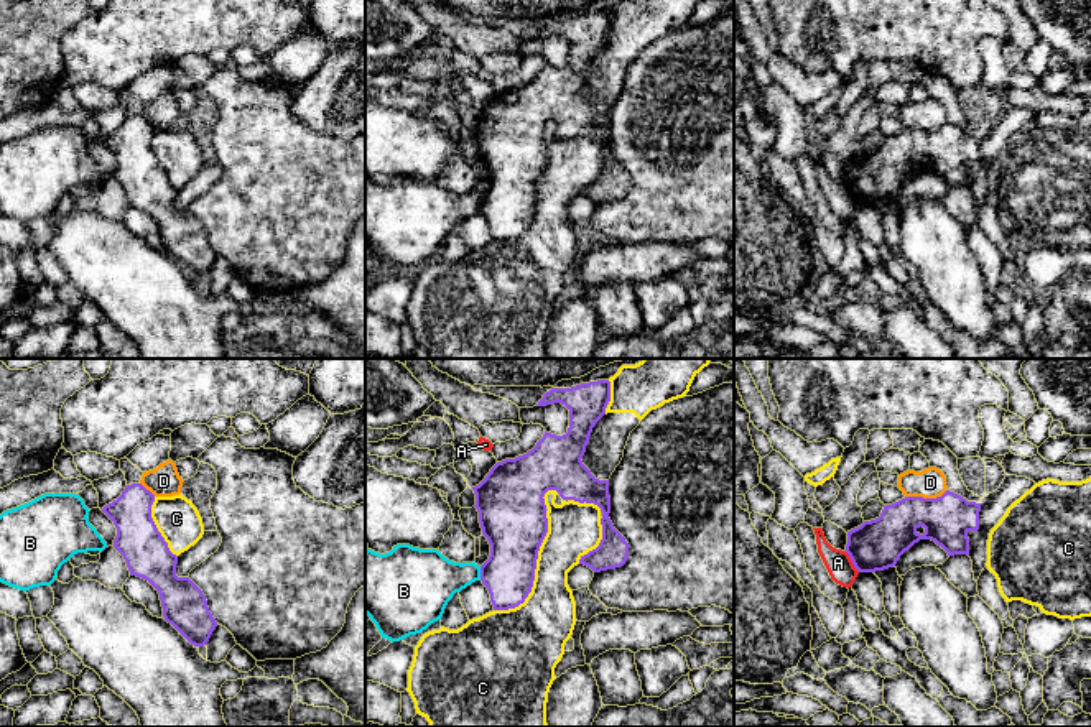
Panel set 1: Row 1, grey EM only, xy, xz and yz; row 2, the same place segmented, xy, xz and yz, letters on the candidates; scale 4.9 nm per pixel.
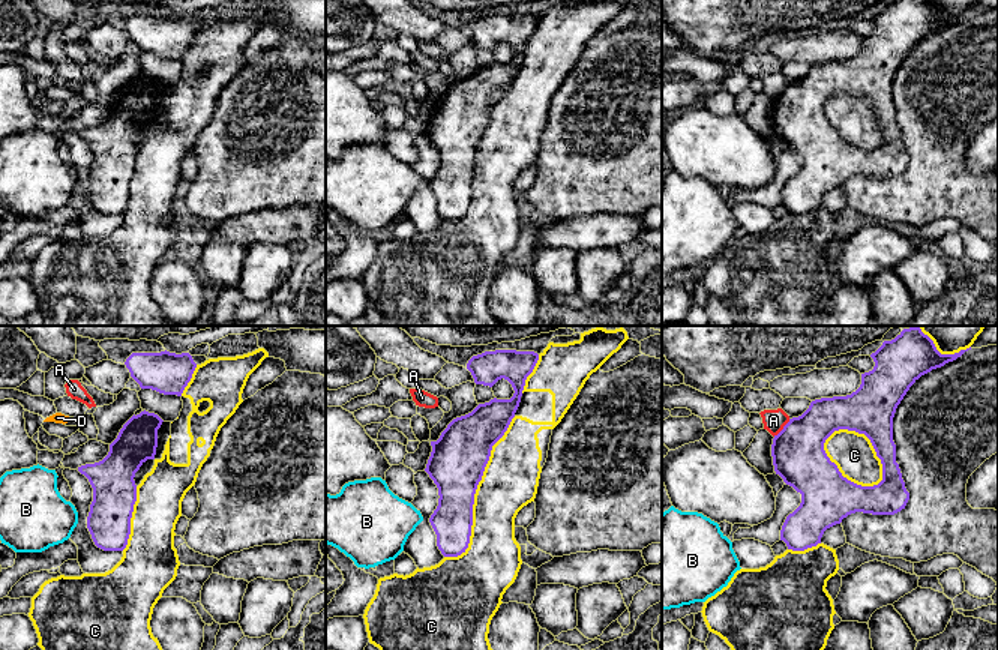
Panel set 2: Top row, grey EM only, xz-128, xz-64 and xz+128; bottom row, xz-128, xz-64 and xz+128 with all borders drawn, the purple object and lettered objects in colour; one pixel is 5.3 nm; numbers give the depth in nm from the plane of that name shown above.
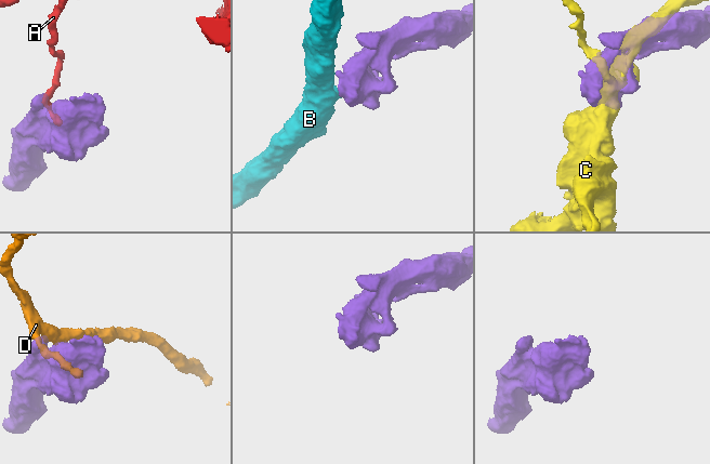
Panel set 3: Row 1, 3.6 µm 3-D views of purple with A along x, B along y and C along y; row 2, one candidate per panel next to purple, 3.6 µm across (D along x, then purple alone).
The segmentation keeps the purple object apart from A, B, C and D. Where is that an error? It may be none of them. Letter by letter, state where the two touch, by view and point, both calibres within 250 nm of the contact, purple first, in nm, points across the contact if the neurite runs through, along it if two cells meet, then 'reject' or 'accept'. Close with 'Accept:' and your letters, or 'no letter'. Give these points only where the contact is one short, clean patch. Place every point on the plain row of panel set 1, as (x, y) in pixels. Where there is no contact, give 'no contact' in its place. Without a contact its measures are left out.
A: contact yz (851, 191); calibres 240 and 130 nm; border yz (844, 183), (859, 203); reject
B: contact xz (481, 204); calibres 260 and 260 nm; border xz (479, 198), (481, 211); reject
C: contact xz (533, 203); calibres 320 and 280 nm; reject
D: contact yz (925, 130); calibres 240 and 140 nm; border yz (947, 122), (935, 129), (905, 129); reject
Accept: no letter

